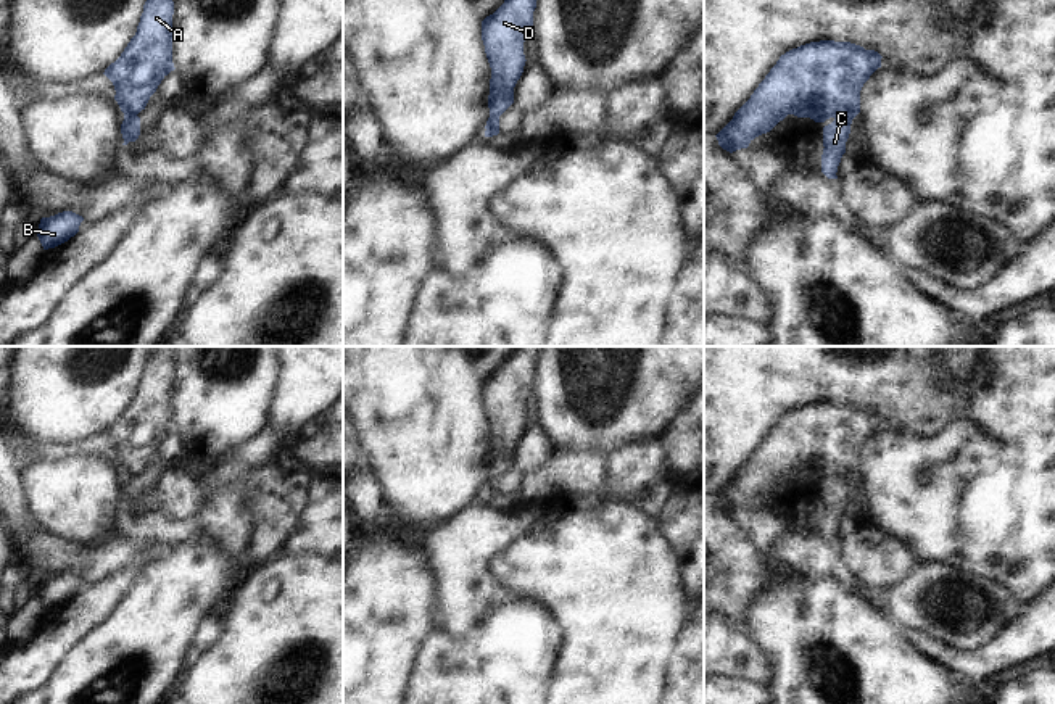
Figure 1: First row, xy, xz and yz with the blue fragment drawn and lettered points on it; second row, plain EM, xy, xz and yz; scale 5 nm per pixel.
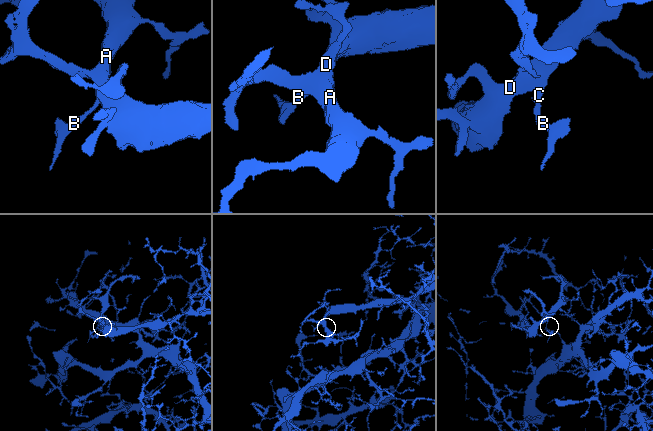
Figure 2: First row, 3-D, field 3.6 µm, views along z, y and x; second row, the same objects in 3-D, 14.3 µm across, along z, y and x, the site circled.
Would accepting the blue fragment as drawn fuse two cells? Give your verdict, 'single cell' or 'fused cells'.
fused cells

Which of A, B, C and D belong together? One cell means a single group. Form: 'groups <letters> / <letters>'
groups A D / B C

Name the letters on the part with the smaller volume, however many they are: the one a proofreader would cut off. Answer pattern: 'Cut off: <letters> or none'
Cut off: B, C

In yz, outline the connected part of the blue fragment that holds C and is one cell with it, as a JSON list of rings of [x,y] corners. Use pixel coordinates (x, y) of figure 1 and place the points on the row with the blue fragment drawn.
[[[846,116],[836,118],[831,124],[823,127],[823,155],[821,172],[828,179],[838,179],[838,166],[846,153],[846,142],[850,134],[852,119]]]

